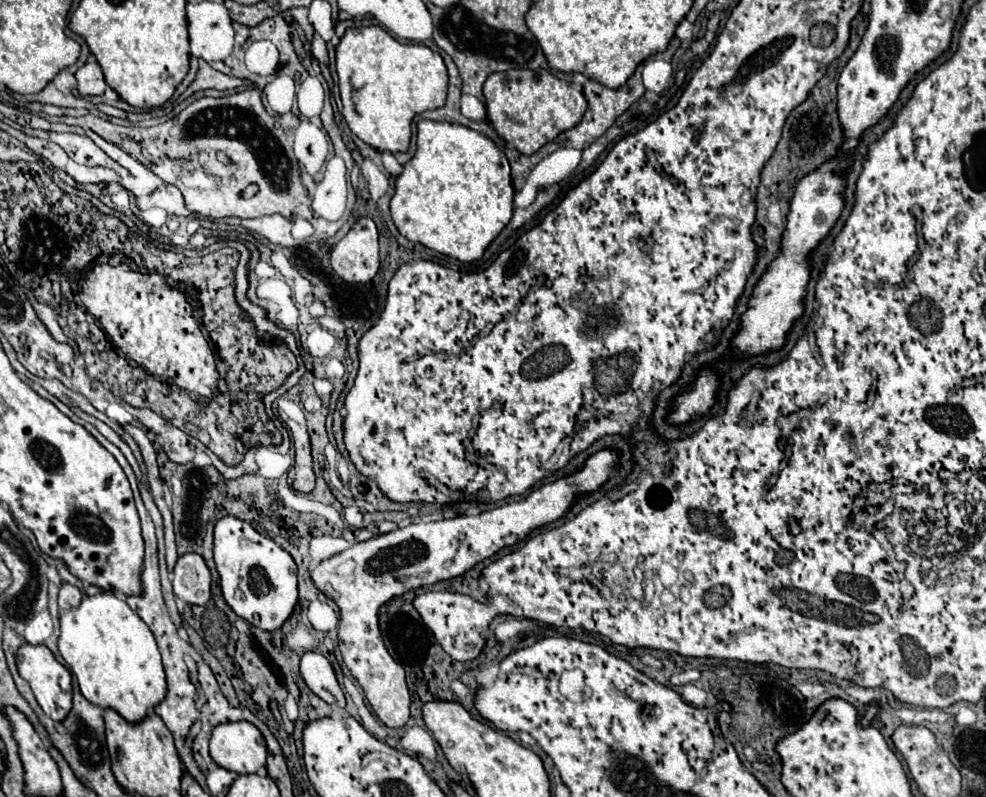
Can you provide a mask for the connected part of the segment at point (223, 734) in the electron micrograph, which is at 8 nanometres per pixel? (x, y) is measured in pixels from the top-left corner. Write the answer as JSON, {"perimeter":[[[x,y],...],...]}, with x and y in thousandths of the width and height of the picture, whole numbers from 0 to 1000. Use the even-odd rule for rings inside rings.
{"perimeter":[[[252,905],[225,907],[215,920],[213,950],[241,972],[260,970],[270,960],[270,932],[262,912]]]}

